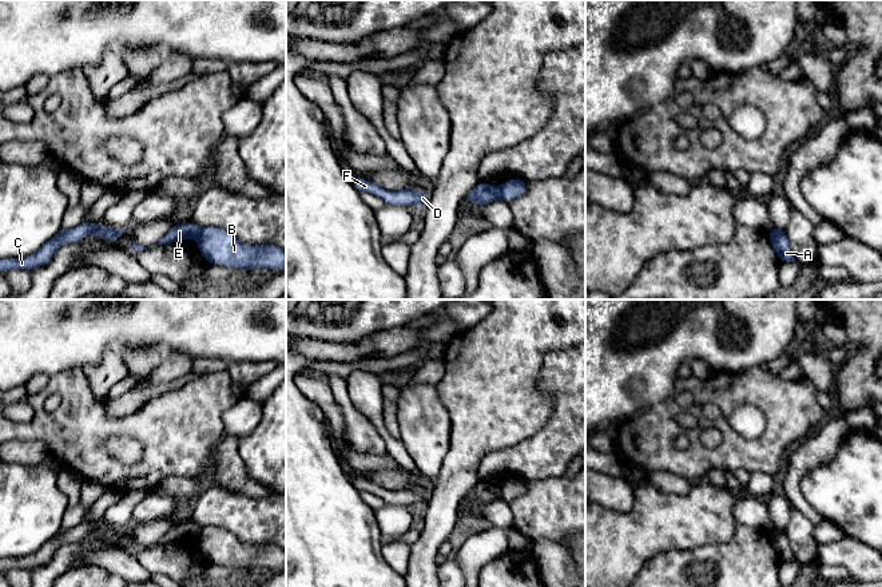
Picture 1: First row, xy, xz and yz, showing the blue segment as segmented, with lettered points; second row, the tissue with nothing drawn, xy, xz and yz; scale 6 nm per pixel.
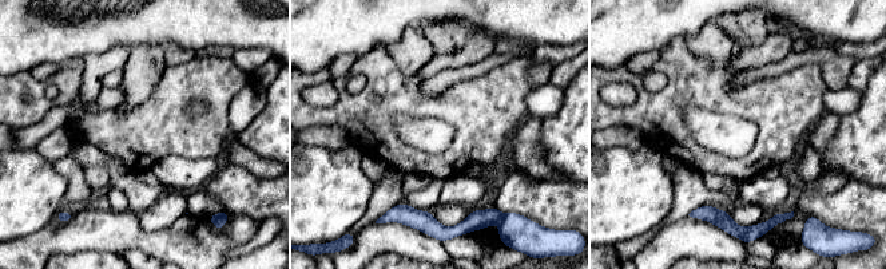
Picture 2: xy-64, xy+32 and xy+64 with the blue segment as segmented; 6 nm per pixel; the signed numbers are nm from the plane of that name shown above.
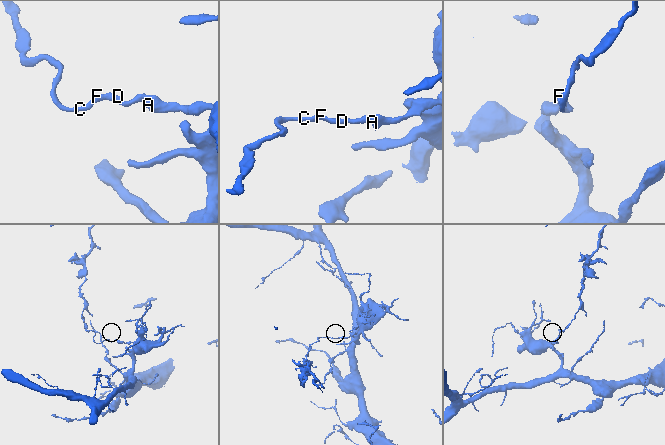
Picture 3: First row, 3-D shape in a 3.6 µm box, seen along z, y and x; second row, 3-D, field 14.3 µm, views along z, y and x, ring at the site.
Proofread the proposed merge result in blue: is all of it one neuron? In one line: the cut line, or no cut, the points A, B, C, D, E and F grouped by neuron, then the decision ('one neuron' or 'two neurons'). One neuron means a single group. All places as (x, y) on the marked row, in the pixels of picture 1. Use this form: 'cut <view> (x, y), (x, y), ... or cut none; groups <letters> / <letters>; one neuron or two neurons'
cut xz (499, 187), (500, 198); groups A B / C D E F; two neurons

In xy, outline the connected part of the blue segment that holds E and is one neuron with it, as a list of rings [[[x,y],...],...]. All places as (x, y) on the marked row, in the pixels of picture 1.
[[[194,222],[176,223],[176,225],[174,225],[174,227],[164,235],[164,238],[163,238],[160,242],[158,242],[156,245],[152,245],[151,247],[155,247],[155,246],[158,246],[158,245],[166,245],[166,243],[170,243],[170,242],[176,242],[176,241],[184,241],[184,239],[187,239],[187,238],[198,238],[199,233],[200,233],[200,227],[199,227],[198,225],[195,225]]]

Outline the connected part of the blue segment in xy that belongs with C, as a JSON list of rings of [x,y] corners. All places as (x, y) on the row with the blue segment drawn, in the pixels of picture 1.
[[[84,222],[67,231],[61,229],[55,237],[45,242],[35,254],[23,258],[5,258],[0,259],[0,271],[8,271],[11,269],[37,269],[47,265],[61,245],[78,243],[88,234],[98,234],[99,237],[111,242],[116,241],[124,230],[116,230],[104,225],[99,227],[96,222]]]

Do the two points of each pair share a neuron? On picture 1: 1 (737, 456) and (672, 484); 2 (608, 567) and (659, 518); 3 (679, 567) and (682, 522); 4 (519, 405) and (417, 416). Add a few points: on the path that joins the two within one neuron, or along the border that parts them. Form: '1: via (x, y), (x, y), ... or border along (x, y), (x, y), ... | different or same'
1: border along (654, 470), (670, 470), (692, 483) | different
2: via (620, 555), (647, 530) | same
3: border along (711, 543), (671, 548), (651, 559) | different
4: border along (434, 387), (449, 416), (448, 445) | different

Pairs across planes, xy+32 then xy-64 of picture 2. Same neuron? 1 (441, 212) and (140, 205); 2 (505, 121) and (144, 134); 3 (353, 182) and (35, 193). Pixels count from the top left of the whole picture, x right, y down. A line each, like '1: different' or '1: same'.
1: different
2: same
3: same

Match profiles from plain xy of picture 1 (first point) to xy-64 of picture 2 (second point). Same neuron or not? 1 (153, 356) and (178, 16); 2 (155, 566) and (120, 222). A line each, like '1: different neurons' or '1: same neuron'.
1: different neurons
2: same neuron

